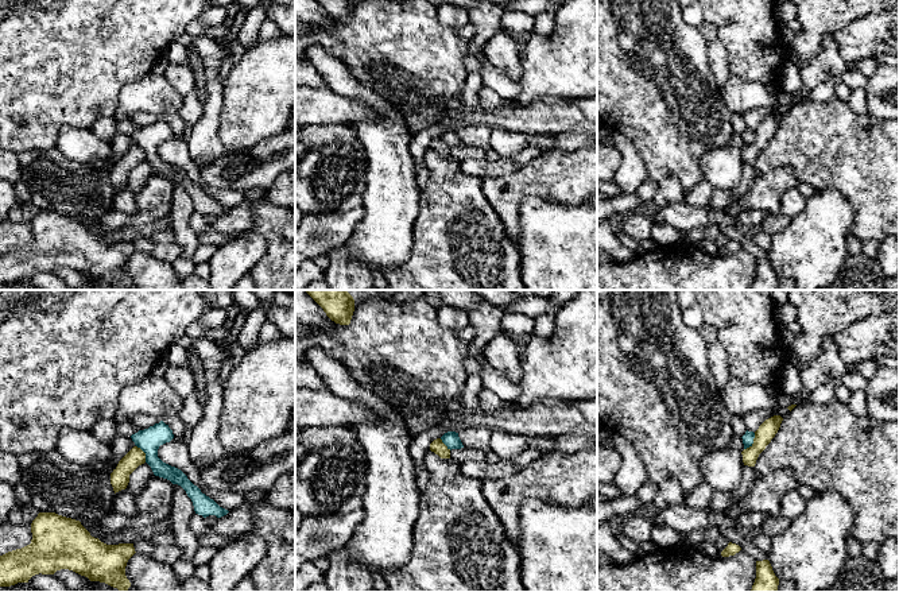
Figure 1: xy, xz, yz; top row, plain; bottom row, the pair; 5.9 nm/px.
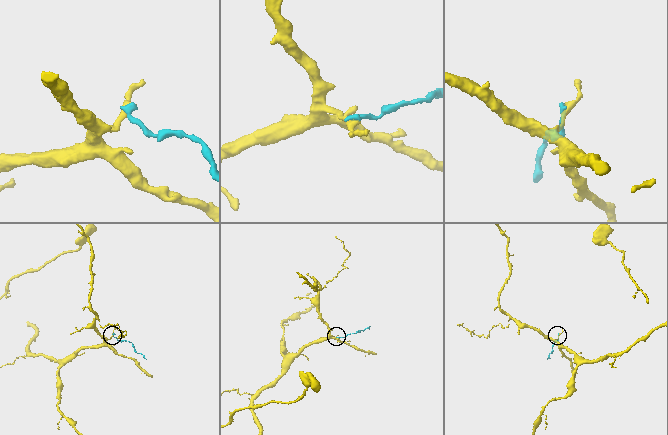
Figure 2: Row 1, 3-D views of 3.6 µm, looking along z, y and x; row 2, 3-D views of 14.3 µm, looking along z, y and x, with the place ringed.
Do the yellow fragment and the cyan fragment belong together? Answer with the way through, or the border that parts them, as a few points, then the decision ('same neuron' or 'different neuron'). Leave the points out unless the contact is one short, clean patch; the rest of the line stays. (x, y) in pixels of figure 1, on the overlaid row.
border yz (755, 433), (754, 441), (744, 449); different neuron

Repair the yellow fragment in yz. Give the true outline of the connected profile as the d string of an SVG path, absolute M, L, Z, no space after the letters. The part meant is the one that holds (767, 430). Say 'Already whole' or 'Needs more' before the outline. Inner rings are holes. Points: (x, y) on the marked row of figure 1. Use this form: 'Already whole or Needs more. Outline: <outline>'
Already whole. Outline: M774 415L766 419L755 432L753 444L741 452L743 463L748 467L755 467L759 454L766 449L771 440L778 433L783 418Z

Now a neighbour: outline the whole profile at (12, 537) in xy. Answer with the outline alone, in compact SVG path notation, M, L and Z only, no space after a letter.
M4 521L0 525L0 556L30 545L31 539L31 525L12 525Z

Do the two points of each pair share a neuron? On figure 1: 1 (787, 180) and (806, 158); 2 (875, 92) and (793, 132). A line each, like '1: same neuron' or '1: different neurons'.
1: different neurons
2: different neurons

